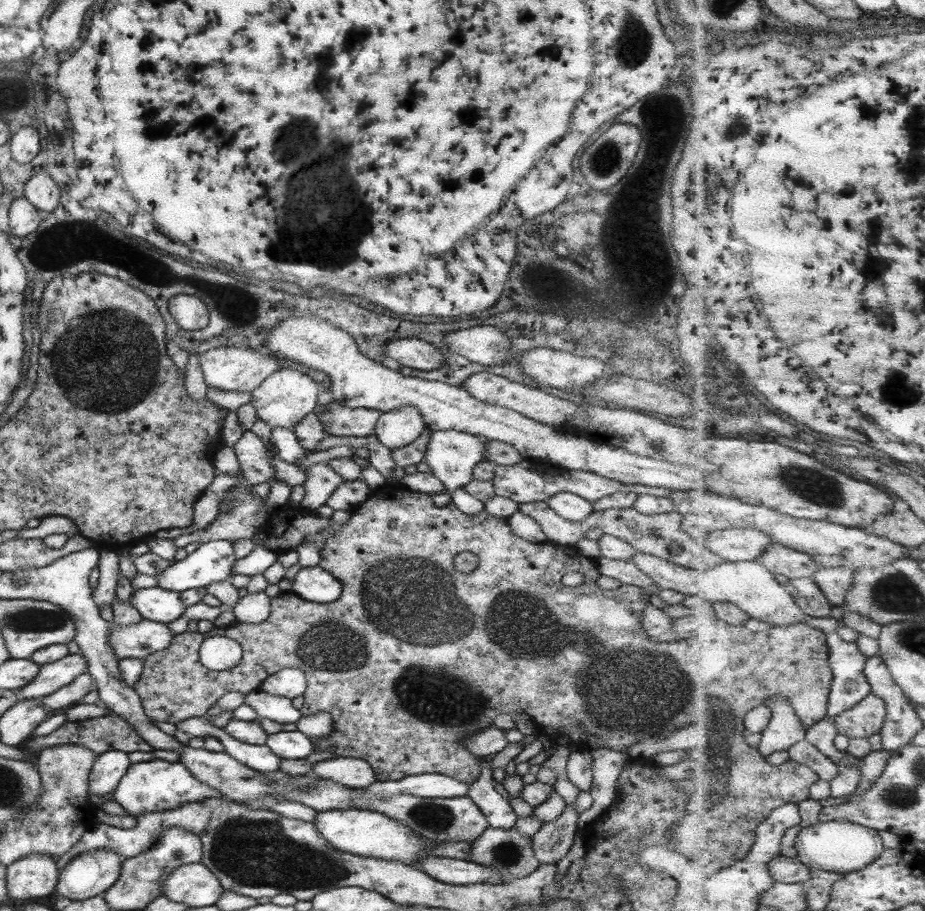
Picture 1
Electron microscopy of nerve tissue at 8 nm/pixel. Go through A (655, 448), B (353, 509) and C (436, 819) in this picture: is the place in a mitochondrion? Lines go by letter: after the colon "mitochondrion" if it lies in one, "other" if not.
A: mitochondrion
B: other
C: mitochondrion

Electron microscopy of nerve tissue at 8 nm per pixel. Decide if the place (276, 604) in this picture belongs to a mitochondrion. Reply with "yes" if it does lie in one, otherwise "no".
no

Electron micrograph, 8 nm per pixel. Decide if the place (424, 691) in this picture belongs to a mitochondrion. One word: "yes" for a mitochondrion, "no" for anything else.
yes

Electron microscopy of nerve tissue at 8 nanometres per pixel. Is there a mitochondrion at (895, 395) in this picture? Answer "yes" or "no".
no

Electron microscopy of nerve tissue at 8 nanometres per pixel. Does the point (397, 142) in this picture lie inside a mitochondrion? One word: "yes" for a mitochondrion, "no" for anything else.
no

